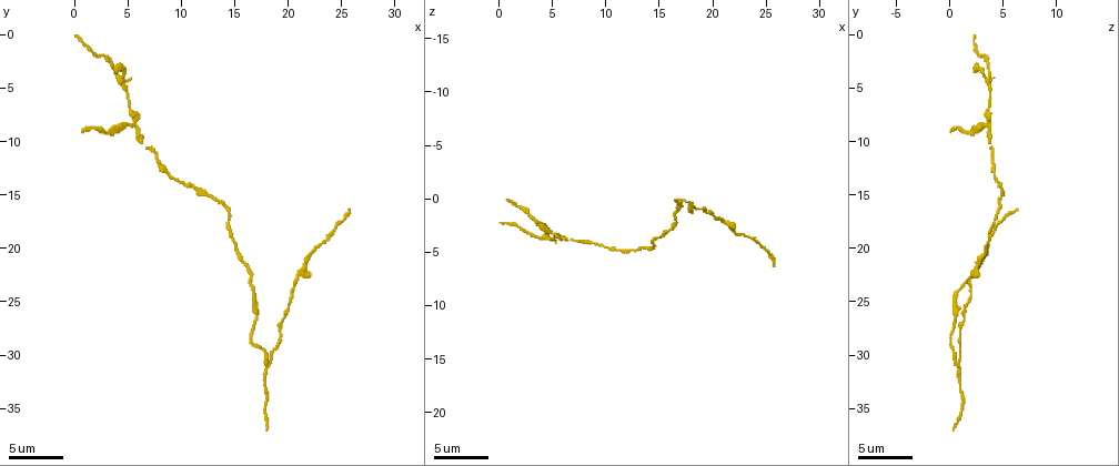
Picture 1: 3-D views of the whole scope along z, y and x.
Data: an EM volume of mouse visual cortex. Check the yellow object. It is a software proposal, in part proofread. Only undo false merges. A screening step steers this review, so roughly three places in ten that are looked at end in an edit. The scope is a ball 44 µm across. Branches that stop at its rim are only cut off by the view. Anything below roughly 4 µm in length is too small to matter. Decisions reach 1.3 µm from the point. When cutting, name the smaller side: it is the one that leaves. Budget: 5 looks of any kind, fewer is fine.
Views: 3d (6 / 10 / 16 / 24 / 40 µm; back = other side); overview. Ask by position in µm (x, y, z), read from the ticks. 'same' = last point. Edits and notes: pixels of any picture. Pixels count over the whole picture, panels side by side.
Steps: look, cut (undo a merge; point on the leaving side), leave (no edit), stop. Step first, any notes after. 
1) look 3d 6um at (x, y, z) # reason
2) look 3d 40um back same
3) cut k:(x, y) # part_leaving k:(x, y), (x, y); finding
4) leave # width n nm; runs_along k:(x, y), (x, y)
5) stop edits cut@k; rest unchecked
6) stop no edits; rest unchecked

look 3d 16um at (5.2, 8.4, 3.4) # a fork

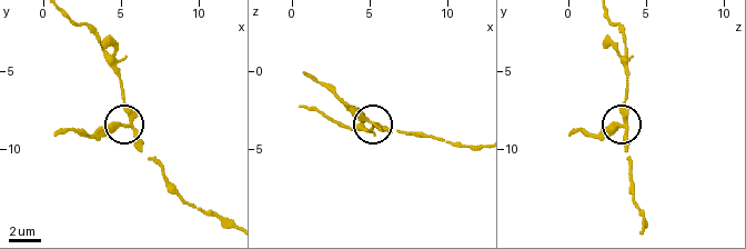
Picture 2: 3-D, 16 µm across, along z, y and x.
cut 2:(108, 126) # arms 3; part_leaving 2:(128, 125), (109, 125), (89, 132), (64, 129), (54, 136); a second neuron is stuck on

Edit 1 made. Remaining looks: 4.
look 3d 6um at (12.8, 15.2, 4.8) # calibre changes

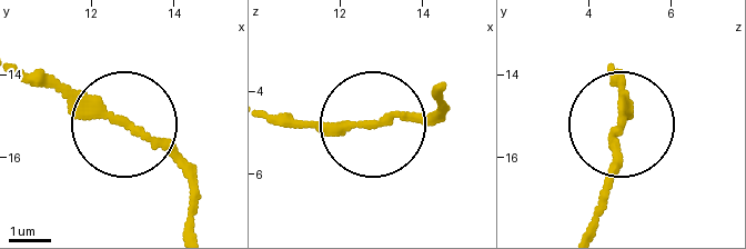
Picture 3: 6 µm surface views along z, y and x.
leave # runs_along 3:(193, 226), (182, 173), (119, 123), (76, 109), (37, 70); continuous, no second neuron

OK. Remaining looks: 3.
look 3d 6um at (18.4, 30.6, 0.6) # three arms meet

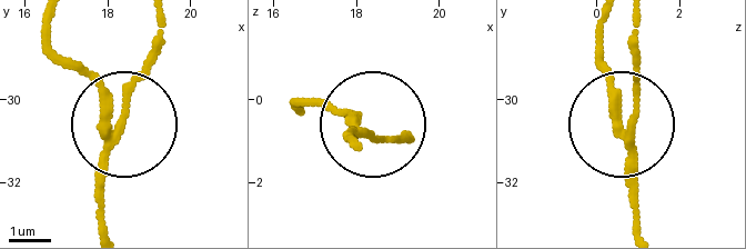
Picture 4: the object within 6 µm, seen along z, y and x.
cut 4:(122, 100) # arms 3; part_leaving 4:(109, 157), (123, 87), (162, 22); two neurons meet here

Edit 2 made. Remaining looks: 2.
stop edits cut@2, cut@4; rest unchecked

